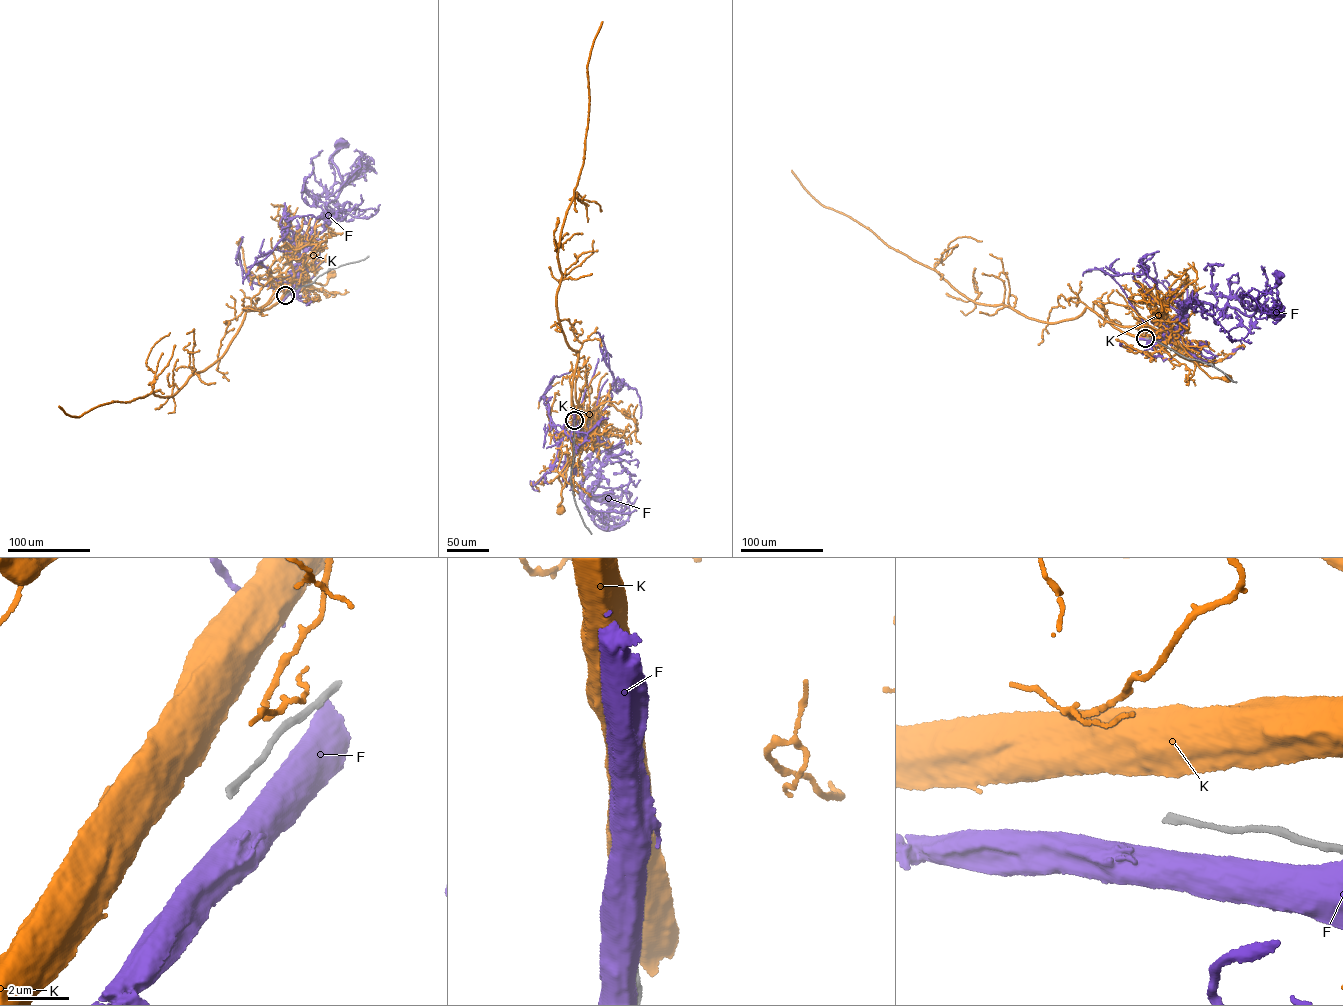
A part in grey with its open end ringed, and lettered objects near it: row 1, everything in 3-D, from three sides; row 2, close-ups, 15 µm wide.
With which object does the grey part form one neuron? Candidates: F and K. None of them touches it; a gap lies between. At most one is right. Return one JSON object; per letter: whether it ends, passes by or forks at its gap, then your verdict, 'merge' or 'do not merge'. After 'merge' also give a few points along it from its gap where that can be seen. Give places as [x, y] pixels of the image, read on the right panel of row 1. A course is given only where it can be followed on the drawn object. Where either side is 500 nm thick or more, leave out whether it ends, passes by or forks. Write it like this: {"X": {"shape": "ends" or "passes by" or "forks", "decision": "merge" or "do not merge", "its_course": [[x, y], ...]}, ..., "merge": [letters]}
{"F": {"decision": "do not merge"}, "K": {"decision": "do not merge"}, "merge": []}

